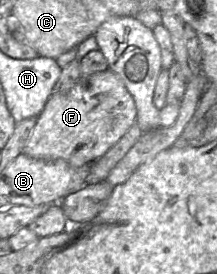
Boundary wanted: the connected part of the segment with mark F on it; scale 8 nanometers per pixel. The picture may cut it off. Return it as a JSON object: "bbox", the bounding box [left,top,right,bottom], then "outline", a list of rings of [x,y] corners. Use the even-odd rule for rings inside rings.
{"bbox":[22,69,136,167],"outline":[[[107,69],[79,79],[66,92],[53,92],[37,117],[22,153],[42,160],[64,159],[74,167],[90,166],[136,124],[134,99],[121,78]]]}

